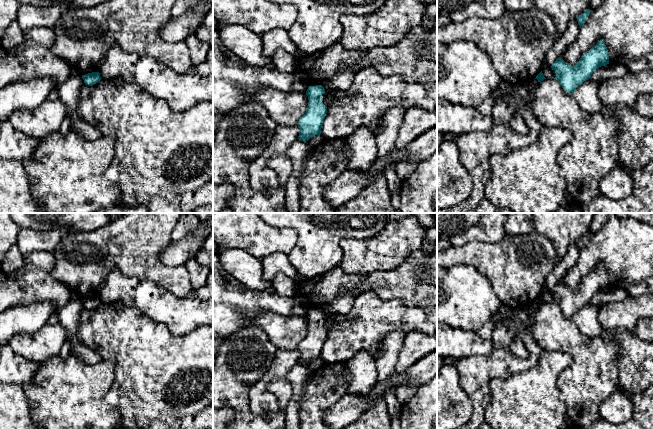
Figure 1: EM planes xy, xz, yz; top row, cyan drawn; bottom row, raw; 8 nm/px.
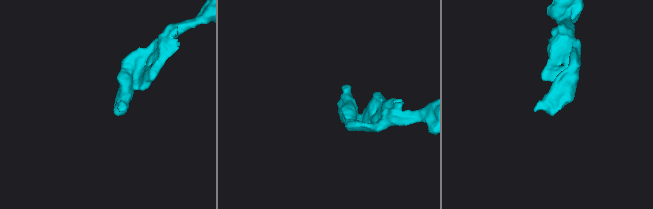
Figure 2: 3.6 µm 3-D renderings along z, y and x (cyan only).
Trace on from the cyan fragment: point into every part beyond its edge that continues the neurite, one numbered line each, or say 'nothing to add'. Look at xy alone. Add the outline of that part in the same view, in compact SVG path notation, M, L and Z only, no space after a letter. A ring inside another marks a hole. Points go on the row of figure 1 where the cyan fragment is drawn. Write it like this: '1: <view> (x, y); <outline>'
nothing to add

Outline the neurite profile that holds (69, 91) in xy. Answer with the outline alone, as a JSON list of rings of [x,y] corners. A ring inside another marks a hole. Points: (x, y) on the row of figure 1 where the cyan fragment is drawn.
[[[71,76],[61,86],[57,87],[59,99],[70,113],[70,129],[87,140],[95,140],[102,136],[102,133],[94,126],[84,122],[77,111],[78,100],[81,88],[84,85],[82,76]]]

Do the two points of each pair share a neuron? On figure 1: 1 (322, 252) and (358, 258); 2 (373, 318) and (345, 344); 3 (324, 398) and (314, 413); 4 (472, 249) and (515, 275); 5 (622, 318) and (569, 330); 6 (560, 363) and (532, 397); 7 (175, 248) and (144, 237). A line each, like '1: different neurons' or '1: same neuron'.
1: different neurons
2: same neuron
3: same neuron
4: same neuron
5: different neurons
6: same neuron
7: different neurons

